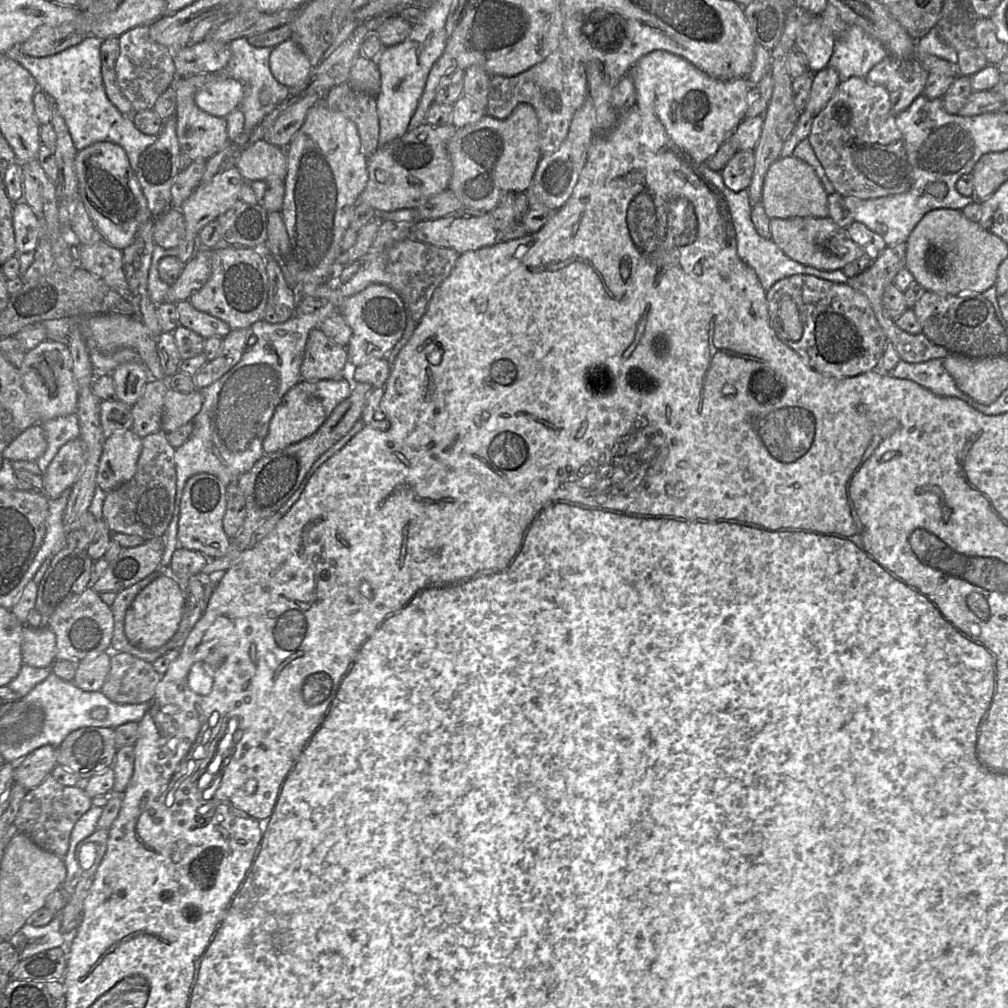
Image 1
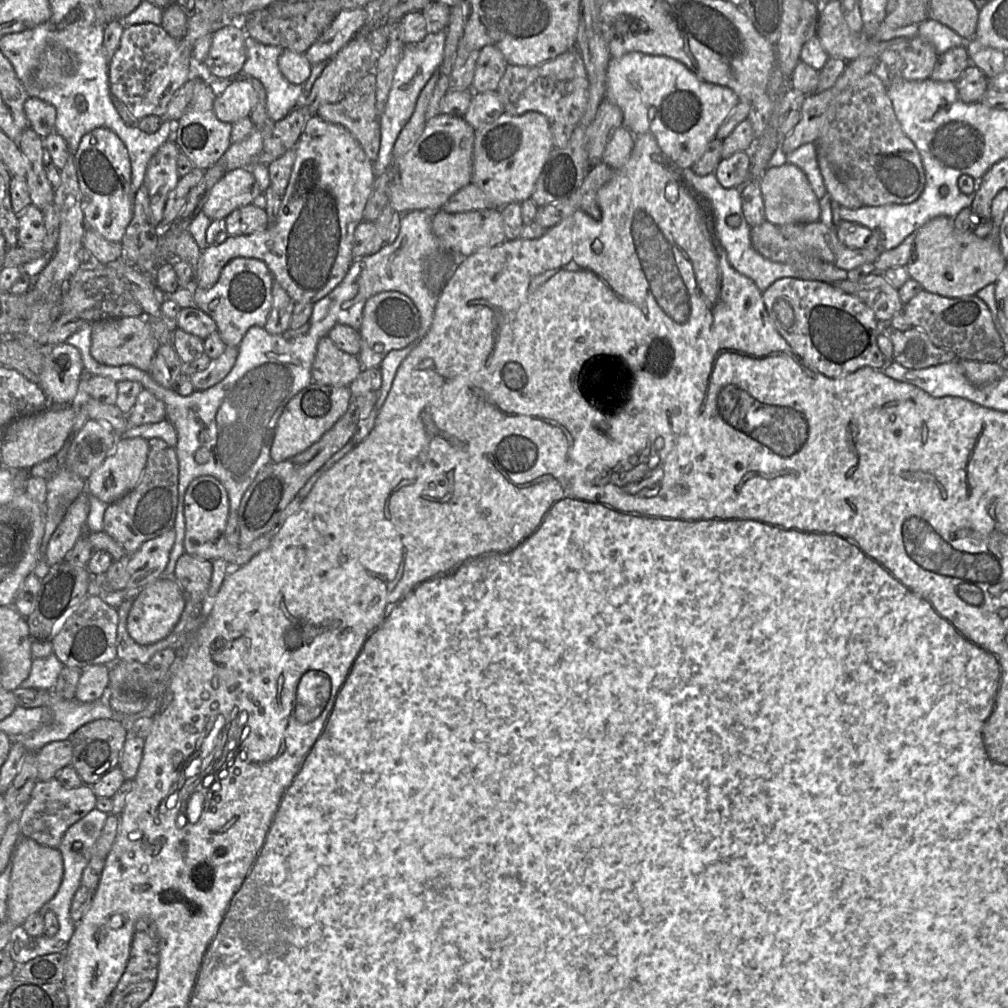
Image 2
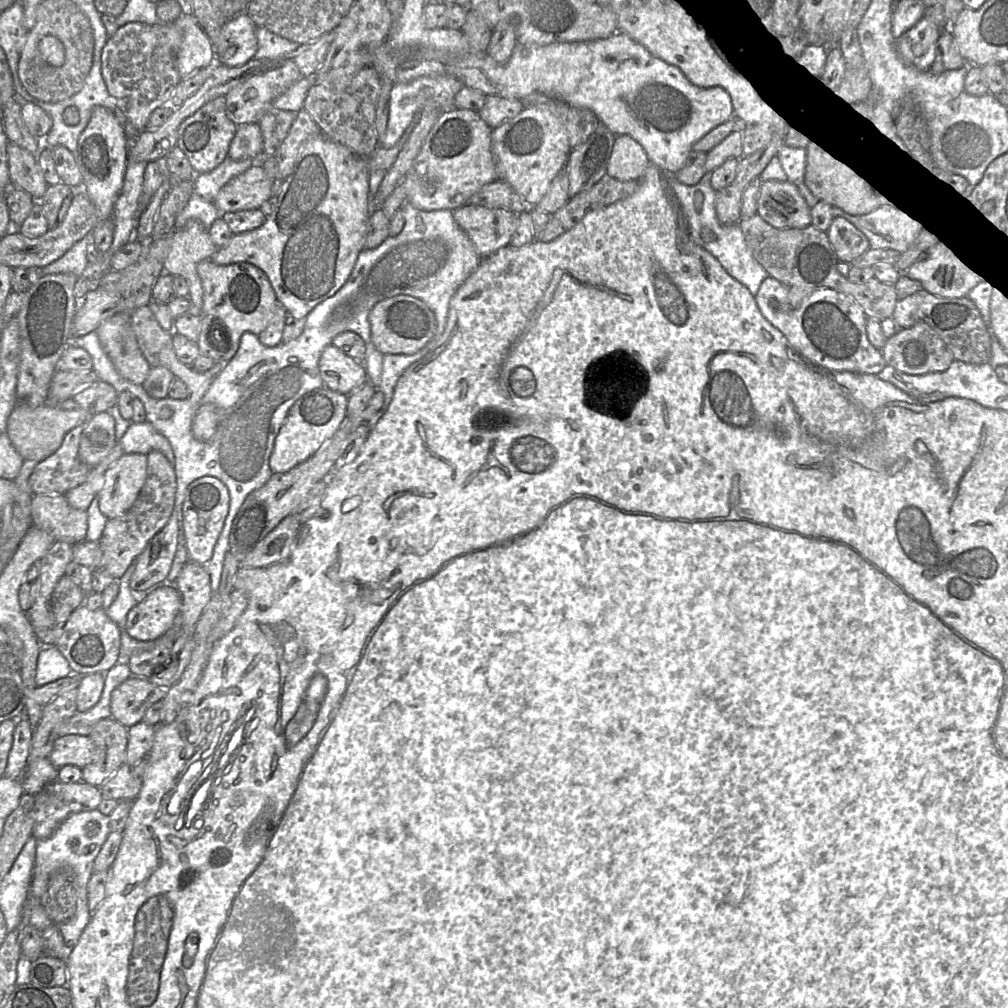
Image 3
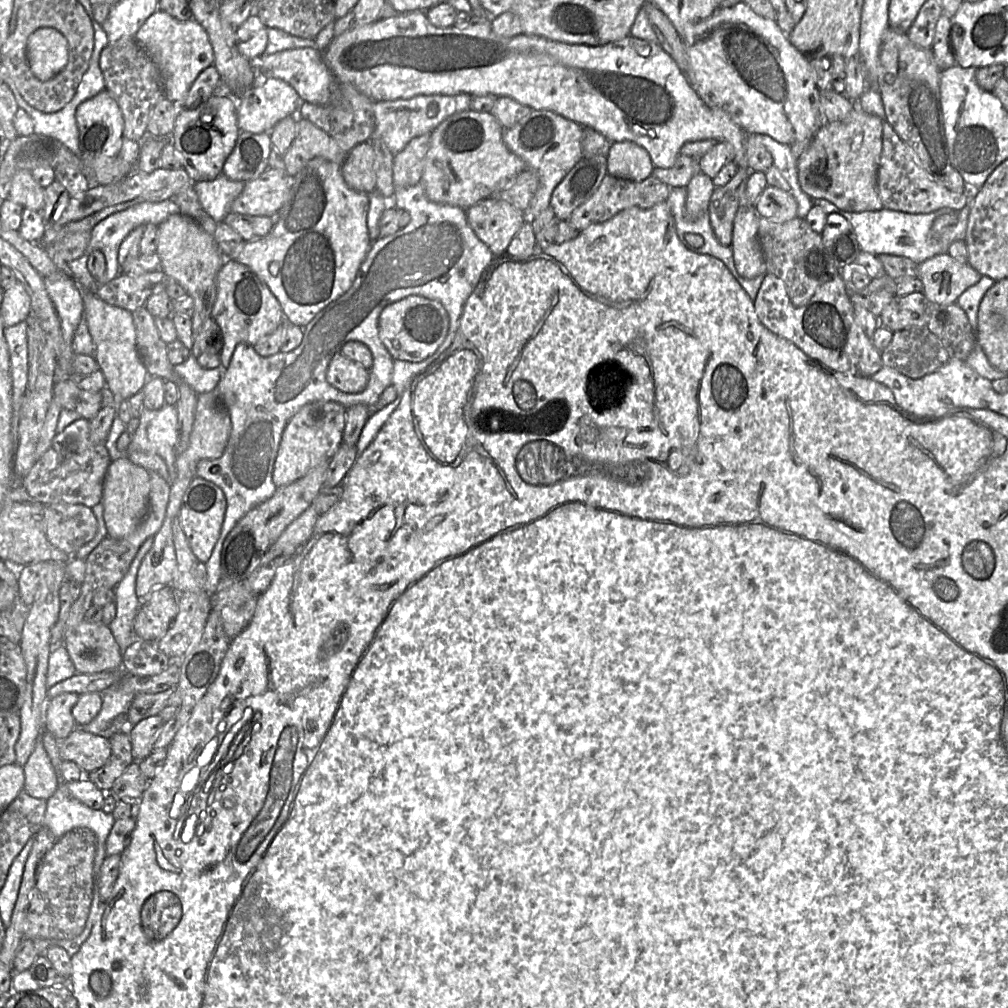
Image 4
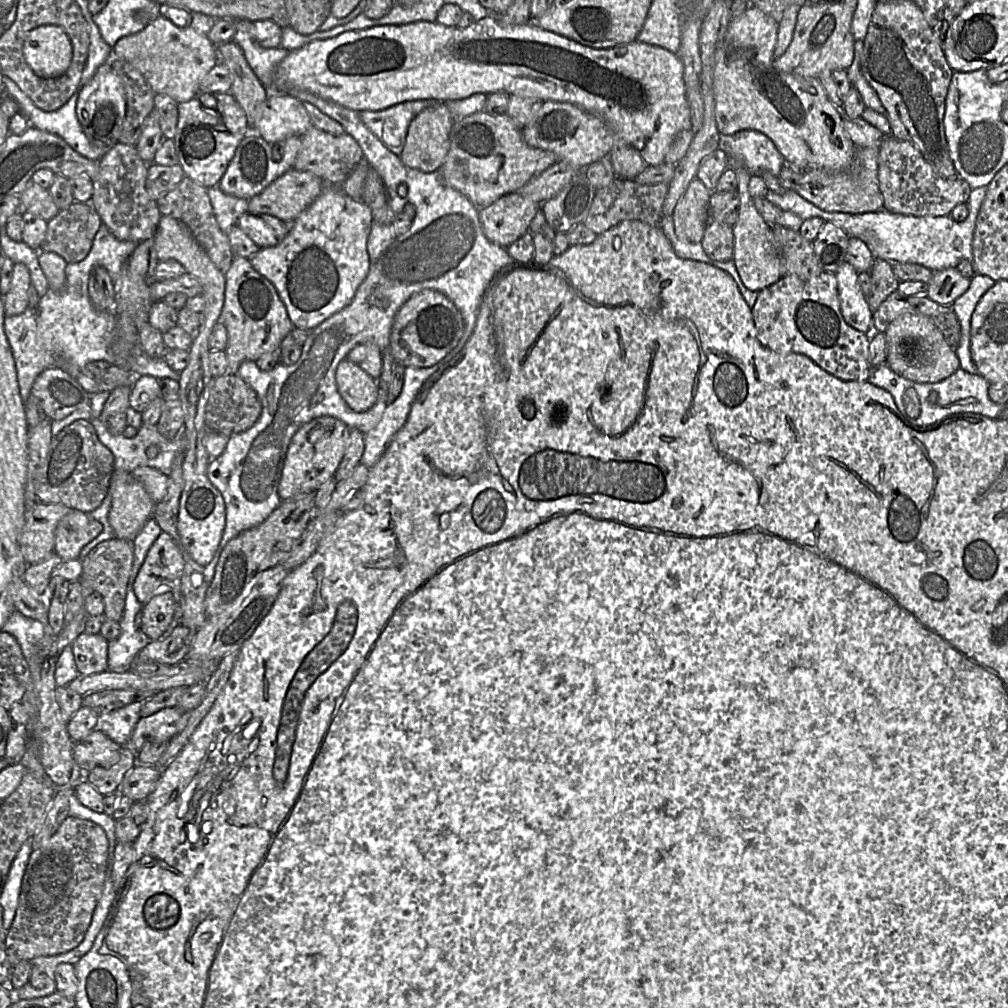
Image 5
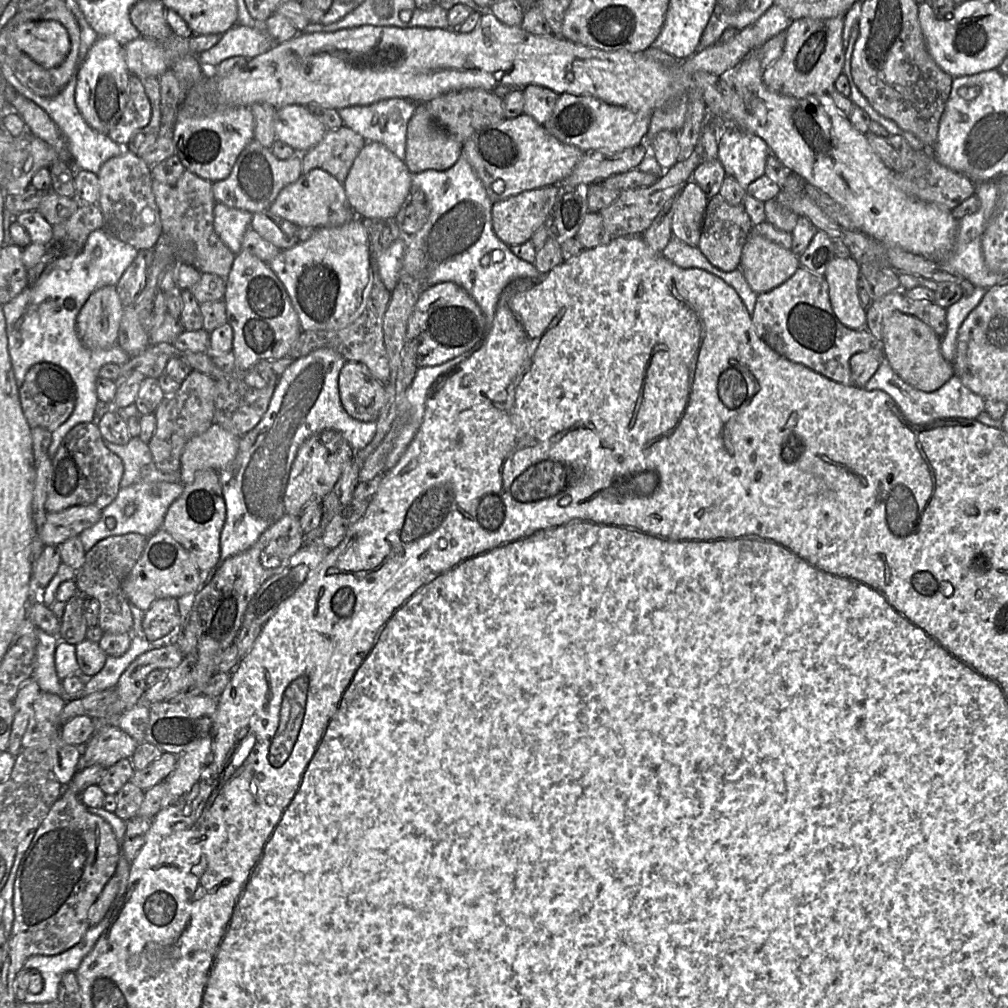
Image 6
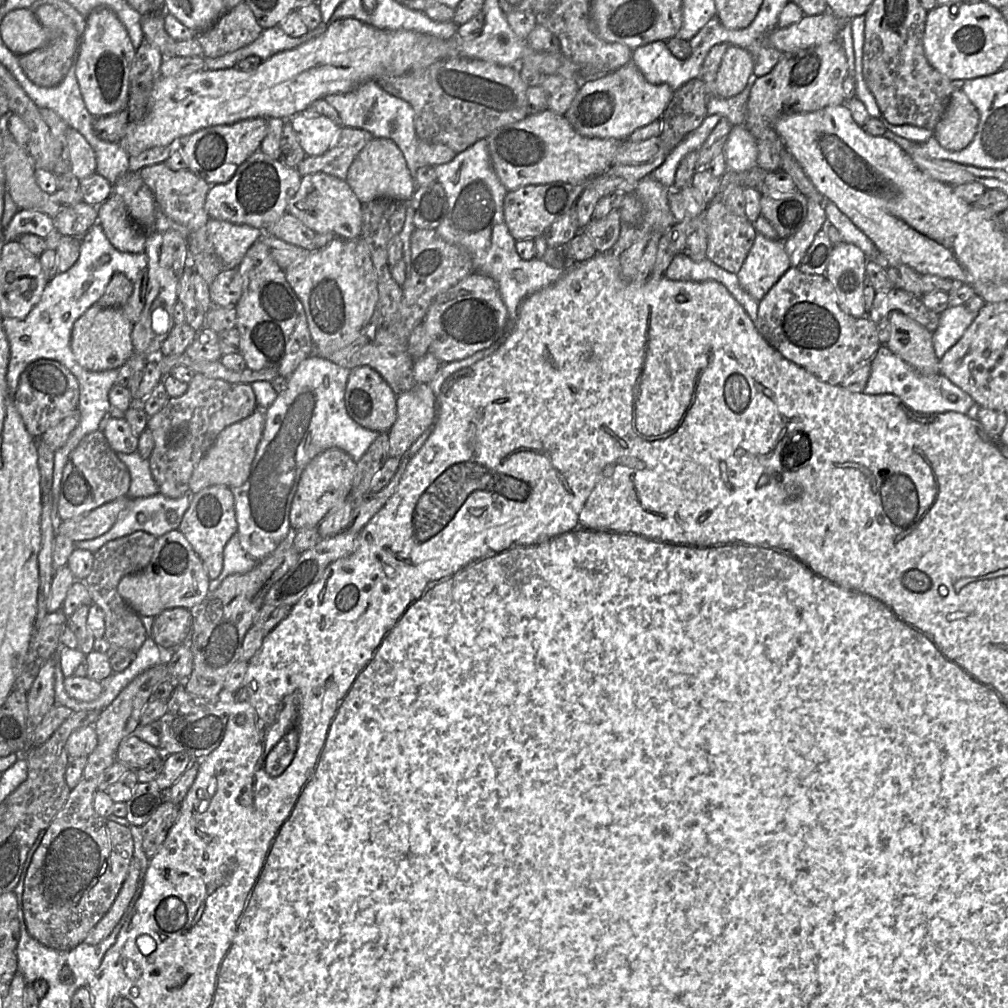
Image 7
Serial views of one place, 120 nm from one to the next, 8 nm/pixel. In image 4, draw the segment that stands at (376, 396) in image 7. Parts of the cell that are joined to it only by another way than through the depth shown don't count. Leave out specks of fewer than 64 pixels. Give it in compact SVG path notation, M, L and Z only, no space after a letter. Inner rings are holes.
M337 352L327 367L326 380L342 392L360 393L366 388L369 375L368 369Z

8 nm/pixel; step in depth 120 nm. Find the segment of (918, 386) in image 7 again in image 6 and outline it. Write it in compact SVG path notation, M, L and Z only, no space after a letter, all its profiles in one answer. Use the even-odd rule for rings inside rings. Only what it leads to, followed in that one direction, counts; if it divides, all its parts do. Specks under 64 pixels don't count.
M883 358L877 371L866 383L868 391L883 390L897 404L903 416L913 425L927 425L939 419L967 418L976 419L985 411L985 400L968 389L961 380L953 375L941 388L934 392L924 392L905 383L891 368L886 358Z

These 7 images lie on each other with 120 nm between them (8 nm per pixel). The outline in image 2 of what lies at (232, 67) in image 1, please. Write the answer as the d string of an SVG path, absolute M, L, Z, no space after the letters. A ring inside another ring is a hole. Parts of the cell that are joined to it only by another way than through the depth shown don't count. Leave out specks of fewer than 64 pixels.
M252 37L245 38L247 59L241 75L257 79L265 89L269 117L280 120L302 101L303 86L290 83L281 73L278 58L283 48L264 45ZM254 128L241 142L230 143L229 148L222 156L225 171L250 167L262 153L262 142L261 133Z

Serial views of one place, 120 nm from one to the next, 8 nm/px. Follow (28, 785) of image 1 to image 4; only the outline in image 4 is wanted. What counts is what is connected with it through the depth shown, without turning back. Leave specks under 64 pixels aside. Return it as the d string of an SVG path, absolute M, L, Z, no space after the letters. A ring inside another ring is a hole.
M75 728L59 742L59 756L76 763L85 775L105 765L111 756L111 745L107 738Z

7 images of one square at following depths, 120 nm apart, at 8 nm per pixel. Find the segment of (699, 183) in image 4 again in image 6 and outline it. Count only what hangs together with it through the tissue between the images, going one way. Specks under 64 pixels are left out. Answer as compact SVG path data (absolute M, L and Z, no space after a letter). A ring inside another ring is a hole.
M688 181L679 192L672 216L672 235L698 246L709 198L694 181Z

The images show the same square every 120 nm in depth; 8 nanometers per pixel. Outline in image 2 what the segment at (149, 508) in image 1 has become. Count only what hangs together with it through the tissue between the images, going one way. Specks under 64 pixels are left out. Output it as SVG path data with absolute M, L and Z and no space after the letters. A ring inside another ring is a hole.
M160 438L148 440L147 461L138 484L117 501L108 504L103 531L122 545L126 556L144 542L173 529L178 501L178 461L175 448Z

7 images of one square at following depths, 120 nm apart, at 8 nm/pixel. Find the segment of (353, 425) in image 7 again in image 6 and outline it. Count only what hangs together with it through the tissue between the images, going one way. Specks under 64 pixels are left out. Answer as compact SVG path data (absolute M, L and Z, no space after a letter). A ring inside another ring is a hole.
M326 347L295 359L279 376L261 420L240 437L234 461L218 472L226 519L220 535L220 558L208 573L202 573L202 586L212 580L226 559L252 547L263 532L286 514L283 498L290 468L300 445L308 437L324 429L334 429L359 451L375 436L376 421L352 418L341 404L338 377L345 362L337 351Z

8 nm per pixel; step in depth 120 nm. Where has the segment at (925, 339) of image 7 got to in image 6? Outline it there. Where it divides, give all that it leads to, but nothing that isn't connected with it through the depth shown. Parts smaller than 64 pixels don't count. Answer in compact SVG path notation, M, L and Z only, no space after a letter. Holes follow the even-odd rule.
M901 311L885 315L882 327L881 348L893 371L910 386L934 392L954 375L954 369L942 355L940 340L934 330L923 321Z

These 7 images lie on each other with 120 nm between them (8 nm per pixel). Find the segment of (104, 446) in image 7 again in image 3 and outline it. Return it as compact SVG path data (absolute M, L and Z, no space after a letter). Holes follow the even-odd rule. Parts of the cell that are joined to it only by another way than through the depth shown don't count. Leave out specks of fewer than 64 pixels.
M84 422L72 428L56 452L37 463L29 477L33 494L65 495L85 482L91 468L78 455L83 429Z

